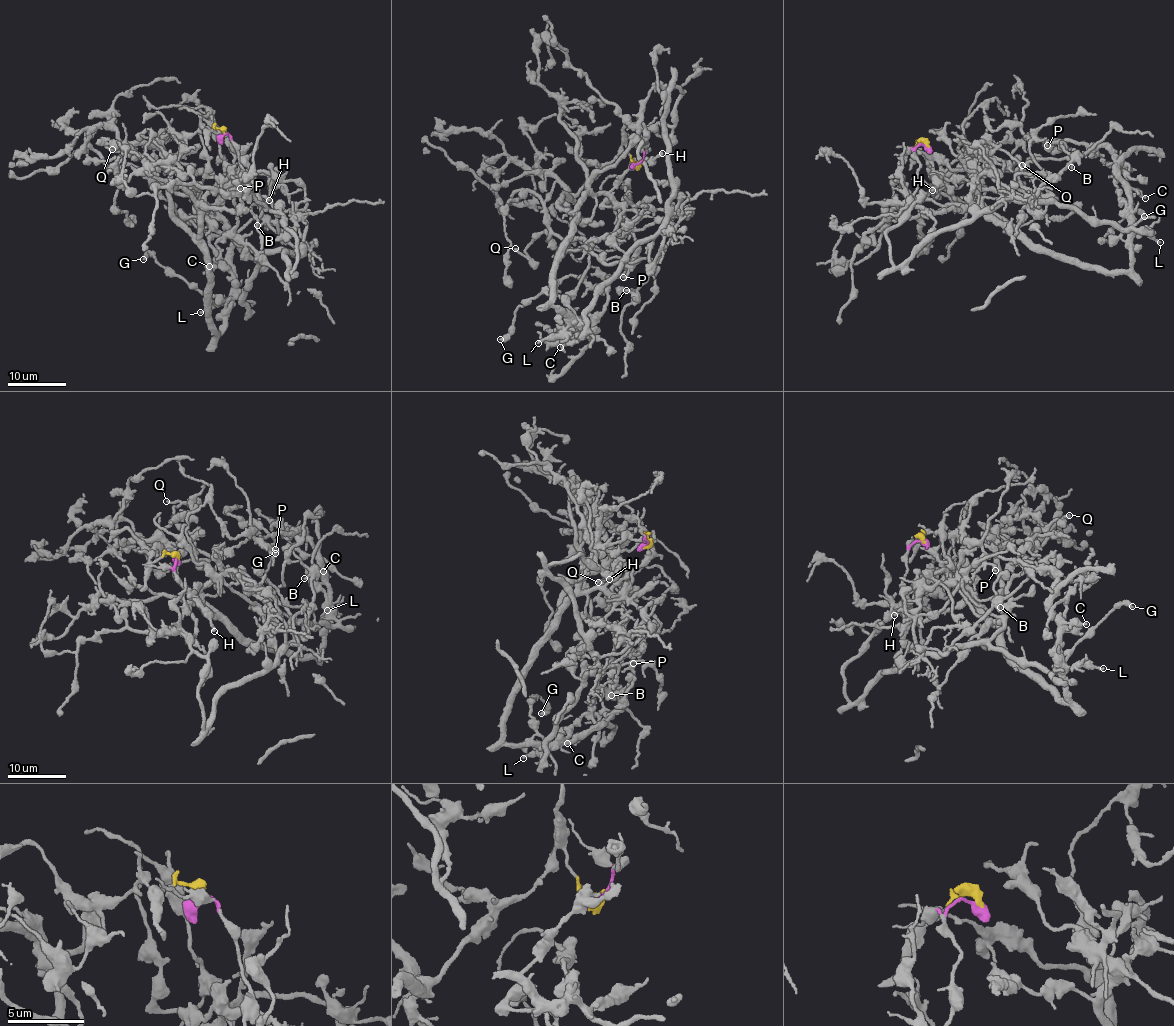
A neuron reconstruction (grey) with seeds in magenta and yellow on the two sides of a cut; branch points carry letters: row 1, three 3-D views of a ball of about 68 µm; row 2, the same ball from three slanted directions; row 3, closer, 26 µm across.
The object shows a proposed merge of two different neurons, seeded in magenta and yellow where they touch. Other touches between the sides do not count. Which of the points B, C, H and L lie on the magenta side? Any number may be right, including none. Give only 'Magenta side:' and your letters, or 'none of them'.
Magenta side: B

